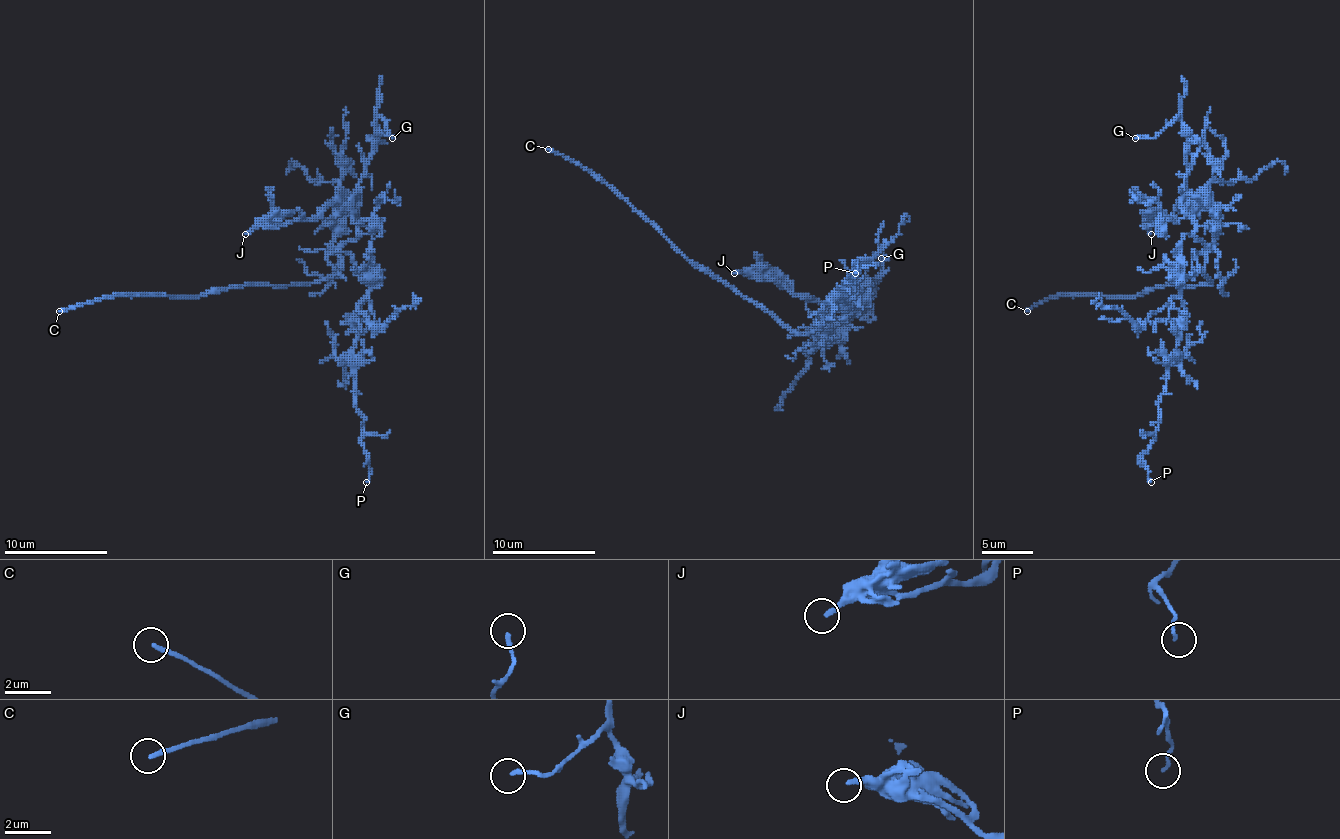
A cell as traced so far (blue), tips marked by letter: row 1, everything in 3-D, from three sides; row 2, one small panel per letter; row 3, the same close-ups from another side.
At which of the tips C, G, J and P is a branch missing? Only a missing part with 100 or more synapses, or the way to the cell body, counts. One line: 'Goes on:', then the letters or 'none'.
Goes on: C

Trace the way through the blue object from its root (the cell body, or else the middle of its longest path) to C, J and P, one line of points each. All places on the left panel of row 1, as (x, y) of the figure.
C: (328, 275), (315, 283), (235, 285), (199, 296), (103, 296), (59, 311)
J: (328, 275), (341, 265), (341, 254), (333, 244), (335, 203), (310, 218), (258, 223), (245, 234)
P: (328, 275), (341, 259), (325, 252), (346, 252), (369, 288), (354, 347), (366, 482)

